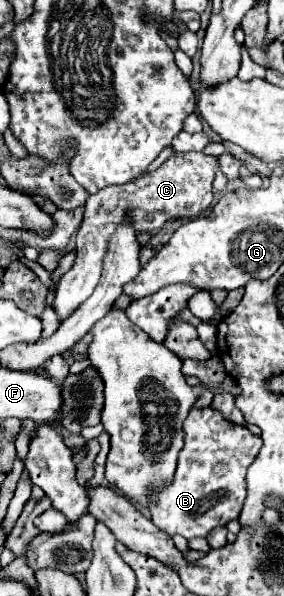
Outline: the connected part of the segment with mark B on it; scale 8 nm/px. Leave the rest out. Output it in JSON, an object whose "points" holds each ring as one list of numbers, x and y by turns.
{"points":[[212,407,192,409,182,427,184,427,184,447,178,455,176,473,164,489,150,493,148,509,152,513,152,523,168,535,182,535,186,539,206,537,212,529,226,527,232,519,240,515,240,509,246,499,246,471,250,463,258,457,262,441,258,435,252,435,246,427,226,421,222,413]]}

